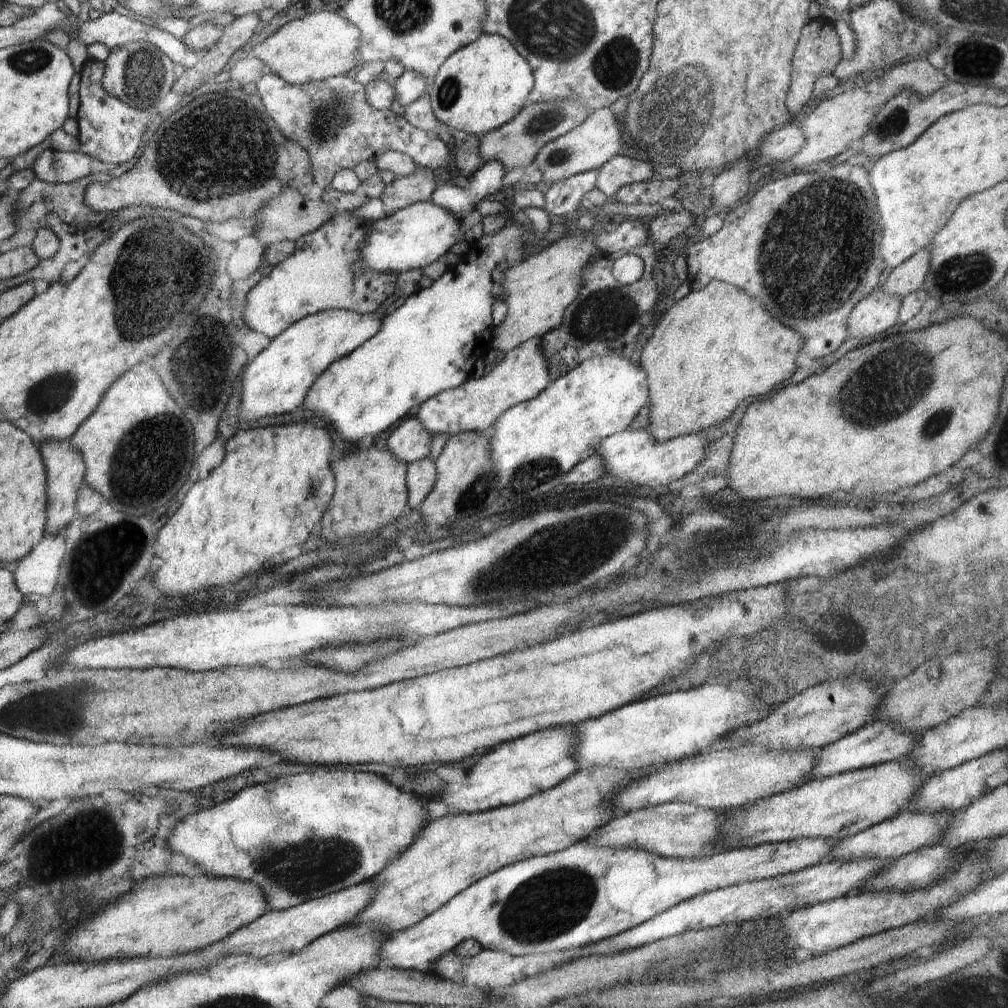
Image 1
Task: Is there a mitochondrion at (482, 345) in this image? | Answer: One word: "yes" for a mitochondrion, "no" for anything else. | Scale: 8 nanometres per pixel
no

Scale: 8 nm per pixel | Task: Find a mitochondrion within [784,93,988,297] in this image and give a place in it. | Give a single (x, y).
(895, 123)

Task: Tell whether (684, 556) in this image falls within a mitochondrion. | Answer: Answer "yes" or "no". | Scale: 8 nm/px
yes

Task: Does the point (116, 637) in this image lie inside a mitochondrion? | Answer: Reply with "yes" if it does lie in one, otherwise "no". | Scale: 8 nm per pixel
no

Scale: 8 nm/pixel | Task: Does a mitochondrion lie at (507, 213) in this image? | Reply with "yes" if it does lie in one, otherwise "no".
no

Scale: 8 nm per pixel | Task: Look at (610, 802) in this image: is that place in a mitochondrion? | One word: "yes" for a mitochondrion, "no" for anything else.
no

